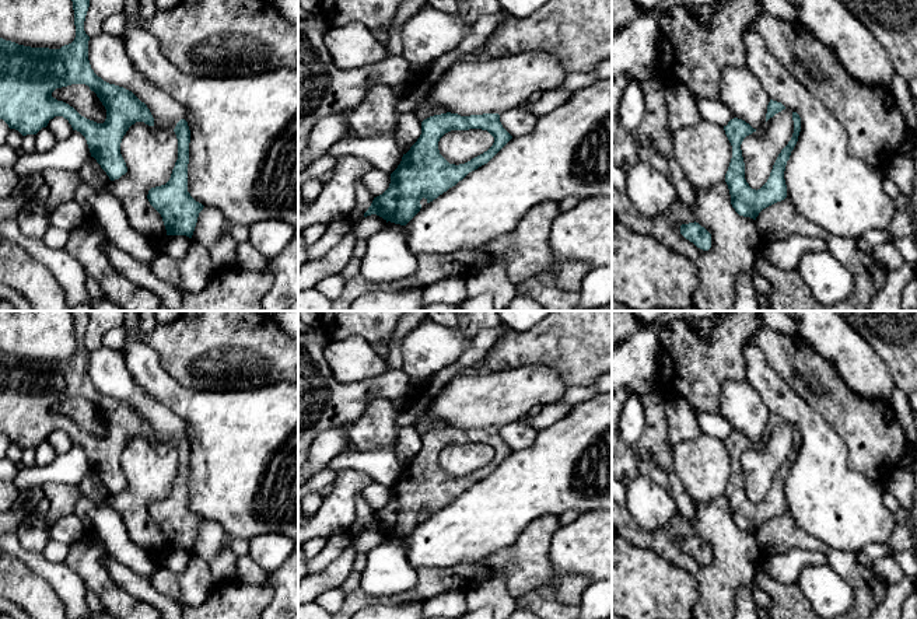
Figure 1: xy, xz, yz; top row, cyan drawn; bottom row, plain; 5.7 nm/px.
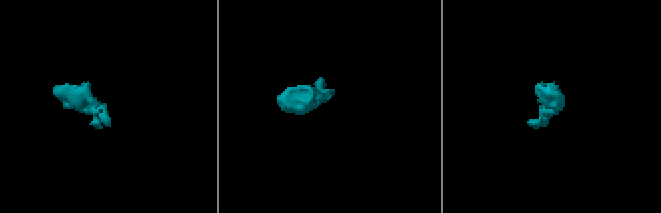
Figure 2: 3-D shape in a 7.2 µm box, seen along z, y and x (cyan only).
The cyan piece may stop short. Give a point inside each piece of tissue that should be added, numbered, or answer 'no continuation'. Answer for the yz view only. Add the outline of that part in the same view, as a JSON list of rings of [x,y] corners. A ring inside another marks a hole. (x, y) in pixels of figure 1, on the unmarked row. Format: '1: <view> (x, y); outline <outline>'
no continuation

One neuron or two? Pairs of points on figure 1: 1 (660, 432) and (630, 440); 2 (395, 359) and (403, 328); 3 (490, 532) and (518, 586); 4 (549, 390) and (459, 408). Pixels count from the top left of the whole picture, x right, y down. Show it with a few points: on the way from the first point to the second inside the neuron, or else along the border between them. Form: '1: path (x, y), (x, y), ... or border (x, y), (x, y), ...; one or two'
1: border (644, 405), (644, 430), (634, 446); two
2: path (395, 352), (398, 335); one
3: border (525, 530), (510, 545), (479, 560), (468, 562); two
4: path (527, 390), (482, 401); one

